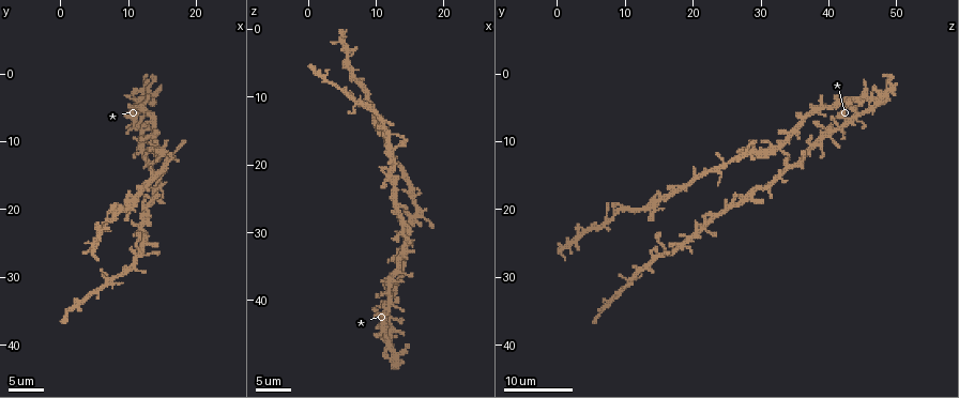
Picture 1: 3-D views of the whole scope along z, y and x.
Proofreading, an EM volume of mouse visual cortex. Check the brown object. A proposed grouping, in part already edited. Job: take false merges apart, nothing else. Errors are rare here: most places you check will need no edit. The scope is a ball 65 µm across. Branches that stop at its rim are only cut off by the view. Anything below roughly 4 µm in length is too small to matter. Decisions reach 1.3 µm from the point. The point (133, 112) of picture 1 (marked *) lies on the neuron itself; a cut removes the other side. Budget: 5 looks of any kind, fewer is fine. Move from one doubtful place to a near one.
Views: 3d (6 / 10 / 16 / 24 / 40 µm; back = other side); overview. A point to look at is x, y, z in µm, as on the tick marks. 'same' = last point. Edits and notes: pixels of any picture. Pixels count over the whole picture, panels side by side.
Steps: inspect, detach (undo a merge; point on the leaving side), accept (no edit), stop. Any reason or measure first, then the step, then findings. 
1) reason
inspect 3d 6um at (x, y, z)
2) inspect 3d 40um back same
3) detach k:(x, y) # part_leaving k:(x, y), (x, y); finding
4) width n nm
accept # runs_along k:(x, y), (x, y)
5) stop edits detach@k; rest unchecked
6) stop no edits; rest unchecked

four or more arms meet
inspect 3d 24um at (11.0, 6.0, 44.5)

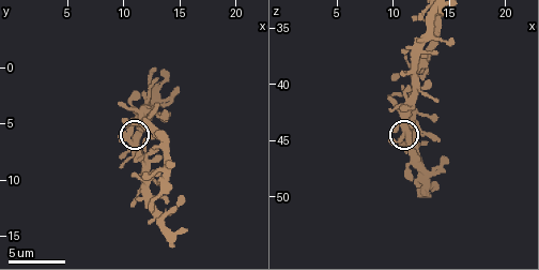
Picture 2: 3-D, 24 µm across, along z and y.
inspect 3d 10um at (11.2, 6.2, 44.4)

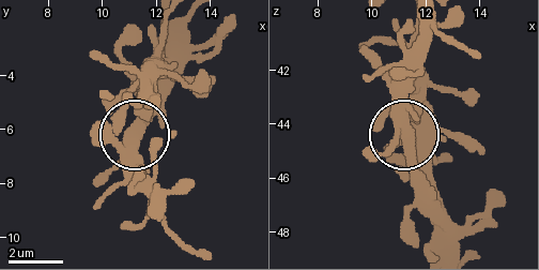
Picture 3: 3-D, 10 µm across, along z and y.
inspect 3d 6um at (11.3, 6.2, 44.4)

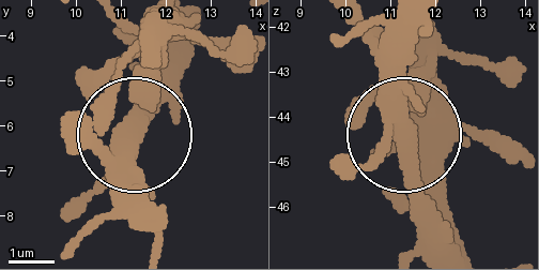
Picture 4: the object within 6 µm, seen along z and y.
width 370 nm
accept # one neuron here

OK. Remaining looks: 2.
four arms meet
inspect 3d 16um at (13.5, 13.0, 36.0)

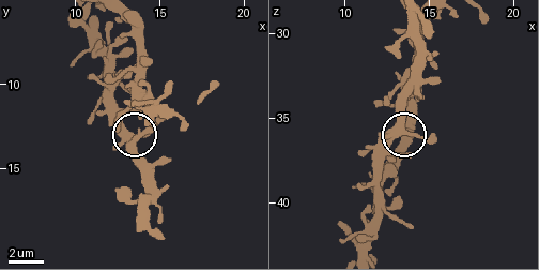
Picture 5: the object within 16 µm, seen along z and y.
inspect 3d 6um same

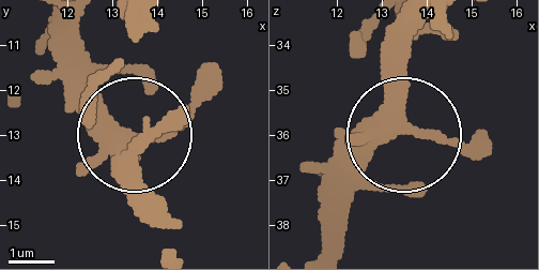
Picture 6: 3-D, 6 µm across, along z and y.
width 350 nm
accept # all the same neuron

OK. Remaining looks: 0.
stop no edits; rest unchecked

